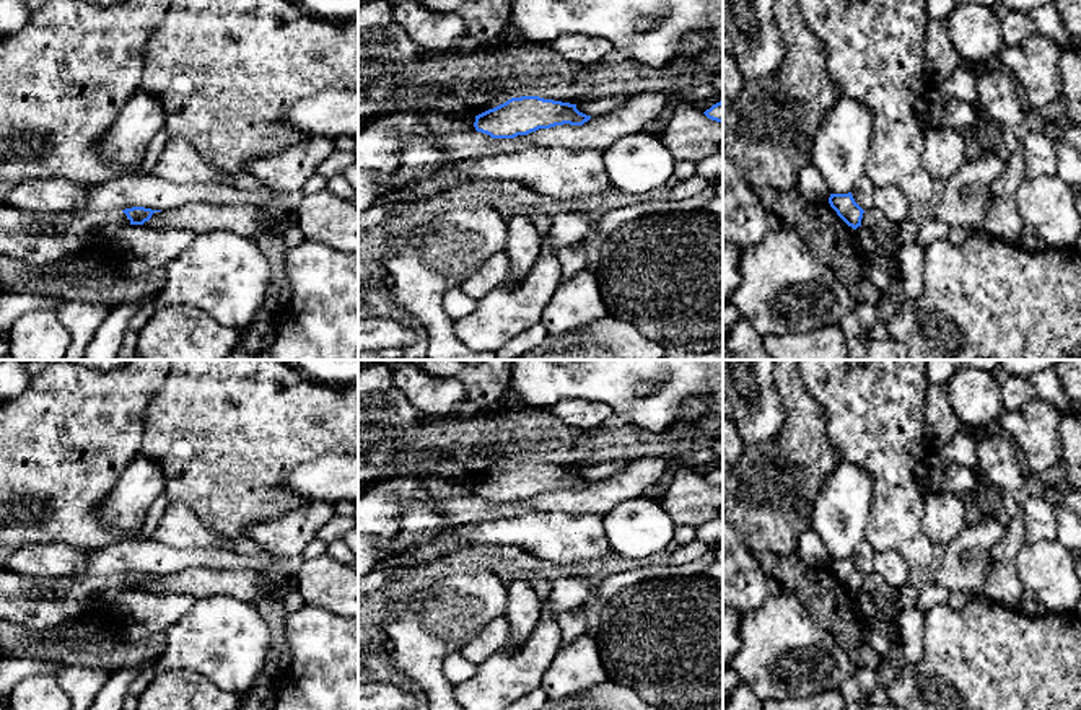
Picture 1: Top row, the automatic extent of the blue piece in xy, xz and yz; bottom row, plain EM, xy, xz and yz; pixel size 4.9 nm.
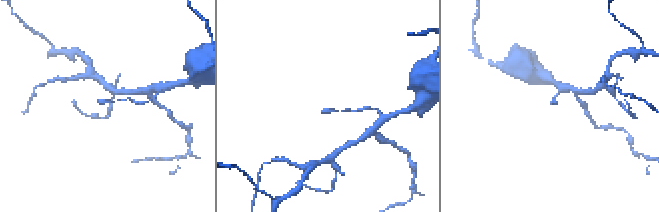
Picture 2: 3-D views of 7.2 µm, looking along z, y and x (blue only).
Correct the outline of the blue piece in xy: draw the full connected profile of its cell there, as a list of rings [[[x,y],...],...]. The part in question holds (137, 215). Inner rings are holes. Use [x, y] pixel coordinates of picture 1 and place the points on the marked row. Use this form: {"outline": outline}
{"outline": [[[132,207],[132,208],[125,208],[122,212],[130,220],[130,225],[143,225],[145,221],[148,221],[151,218],[151,215],[155,212],[161,212],[161,210],[151,210],[151,208],[145,208],[145,207]]]}

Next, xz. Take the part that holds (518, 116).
{"outline": [[[521,96],[475,116],[474,127],[492,138],[514,138],[563,124],[583,125],[589,119],[591,116],[580,112],[576,104]]]}

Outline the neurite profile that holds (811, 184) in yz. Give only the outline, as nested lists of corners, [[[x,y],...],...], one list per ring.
[[[807,164],[801,169],[796,189],[804,199],[817,204],[829,202],[830,197],[827,181],[812,164]]]

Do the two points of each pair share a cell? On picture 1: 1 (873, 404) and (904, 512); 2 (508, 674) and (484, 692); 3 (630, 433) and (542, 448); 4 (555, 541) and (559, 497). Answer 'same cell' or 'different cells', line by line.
1: same cell
2: same cell
3: same cell
4: different cells

